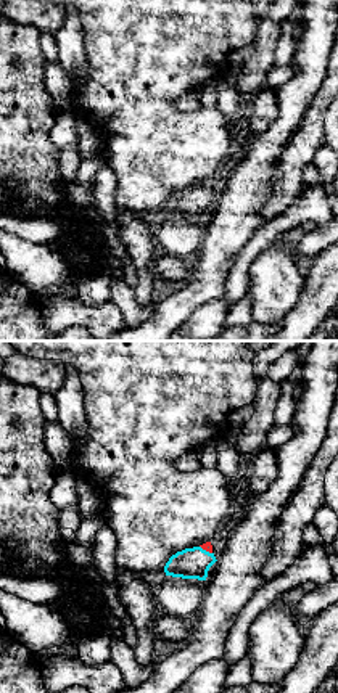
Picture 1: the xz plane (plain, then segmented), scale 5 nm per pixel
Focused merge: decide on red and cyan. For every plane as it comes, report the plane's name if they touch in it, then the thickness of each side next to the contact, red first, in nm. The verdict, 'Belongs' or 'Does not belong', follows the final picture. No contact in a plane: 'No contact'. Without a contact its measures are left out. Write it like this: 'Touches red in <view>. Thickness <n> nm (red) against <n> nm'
Touches red in xz. Thickness 50 nm (red) against 160 nm

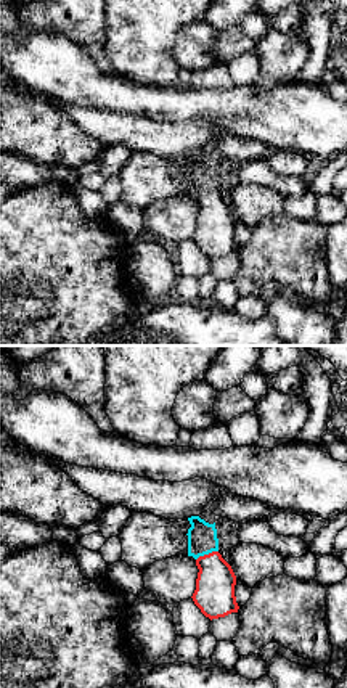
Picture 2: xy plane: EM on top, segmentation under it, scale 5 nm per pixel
Touches red in xy. Thickness 200 nm (red) against 140 nm

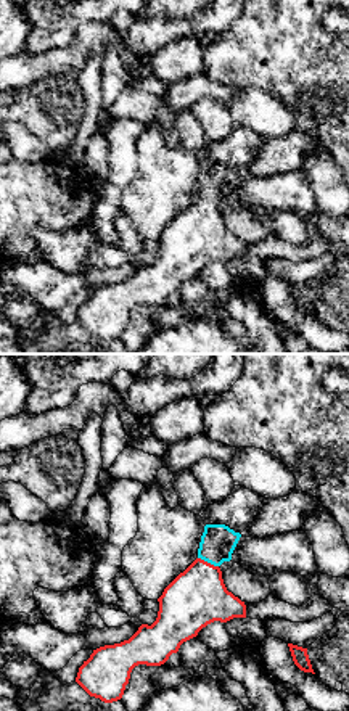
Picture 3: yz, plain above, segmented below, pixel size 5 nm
Touches red in yz. Thickness 300 nm (red) against 180 nm

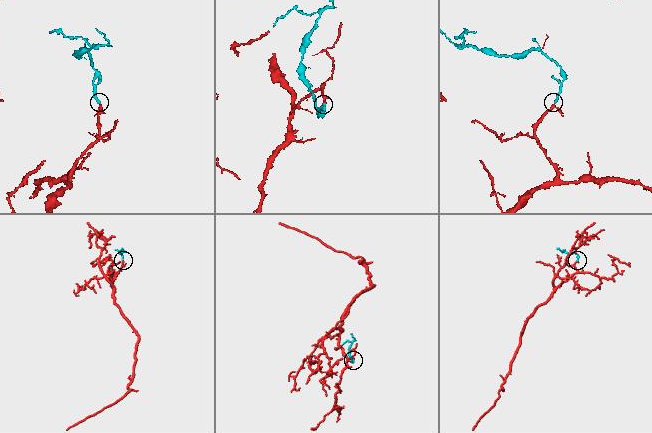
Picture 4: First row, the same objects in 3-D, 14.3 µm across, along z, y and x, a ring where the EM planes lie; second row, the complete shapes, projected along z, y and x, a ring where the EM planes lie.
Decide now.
Belongs

